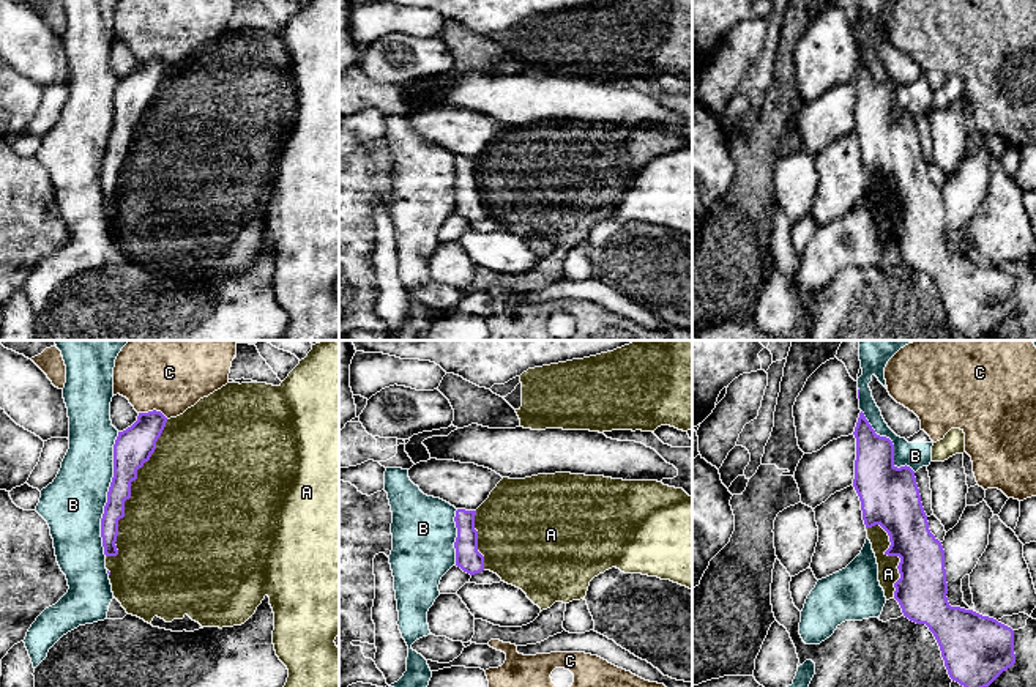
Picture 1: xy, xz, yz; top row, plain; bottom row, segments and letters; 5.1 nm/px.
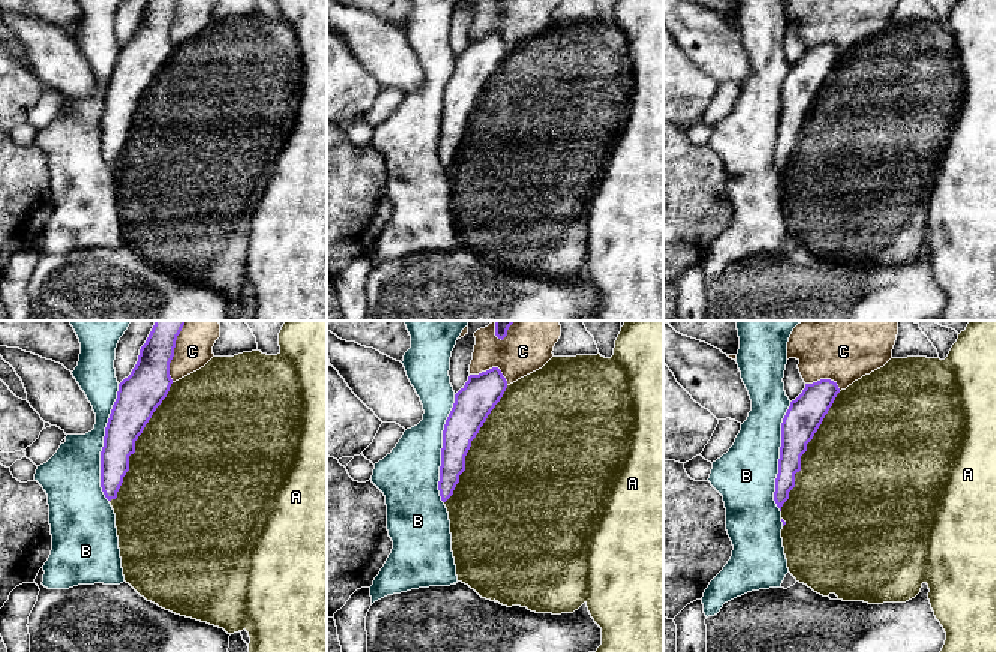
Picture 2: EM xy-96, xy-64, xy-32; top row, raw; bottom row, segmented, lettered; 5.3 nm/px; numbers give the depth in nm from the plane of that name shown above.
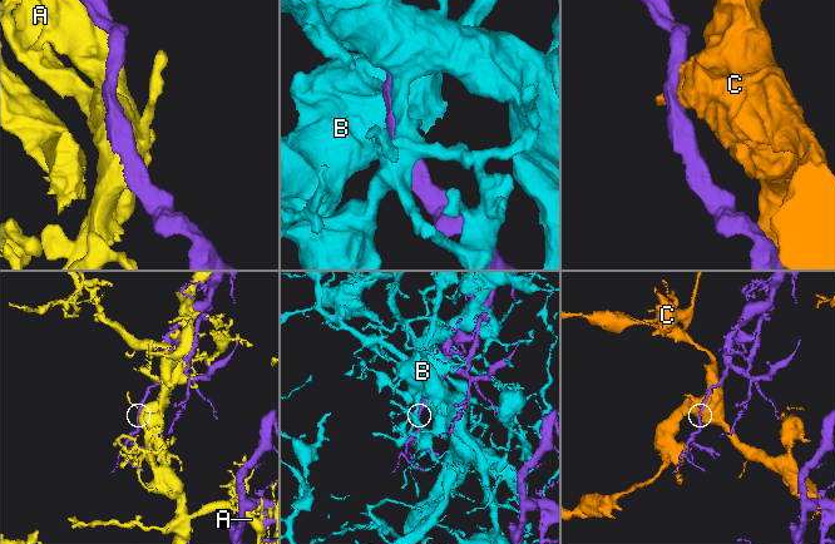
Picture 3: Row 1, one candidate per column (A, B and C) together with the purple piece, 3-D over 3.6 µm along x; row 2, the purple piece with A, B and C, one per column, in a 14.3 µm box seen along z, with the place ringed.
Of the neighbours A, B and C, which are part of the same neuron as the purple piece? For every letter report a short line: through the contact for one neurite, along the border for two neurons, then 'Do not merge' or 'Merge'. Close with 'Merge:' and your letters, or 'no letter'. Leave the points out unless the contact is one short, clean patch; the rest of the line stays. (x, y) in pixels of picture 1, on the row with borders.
A: Do not merge
B: Do not merge
C: Do not merge
Merge: no letter

